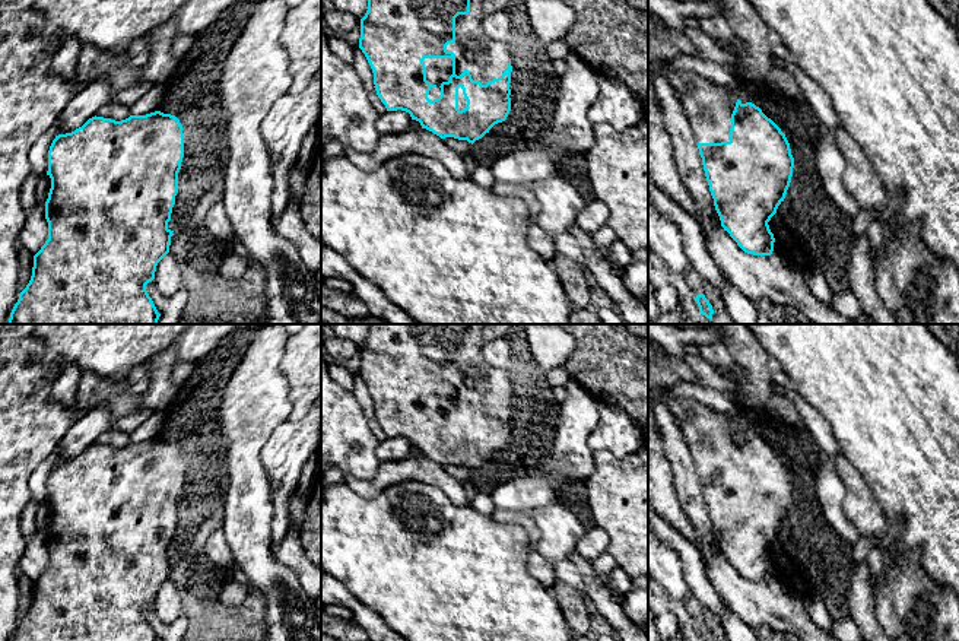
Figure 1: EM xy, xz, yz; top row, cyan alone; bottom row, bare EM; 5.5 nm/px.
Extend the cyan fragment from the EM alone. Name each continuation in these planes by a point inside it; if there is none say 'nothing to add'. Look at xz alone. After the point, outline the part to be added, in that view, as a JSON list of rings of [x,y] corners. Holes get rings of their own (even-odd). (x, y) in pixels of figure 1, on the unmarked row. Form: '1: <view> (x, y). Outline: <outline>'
1: xz (485, 386). Outline: [[[483,324],[470,326],[470,340],[455,345],[455,369],[447,372],[447,378],[455,381],[455,402],[466,396],[473,407],[482,412],[502,403],[509,391],[508,374],[490,366],[482,353]]]

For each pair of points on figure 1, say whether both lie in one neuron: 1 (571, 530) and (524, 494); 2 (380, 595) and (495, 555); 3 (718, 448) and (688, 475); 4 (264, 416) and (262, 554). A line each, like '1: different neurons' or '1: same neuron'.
1: different neurons
2: same neuron
3: different neurons
4: same neuron

